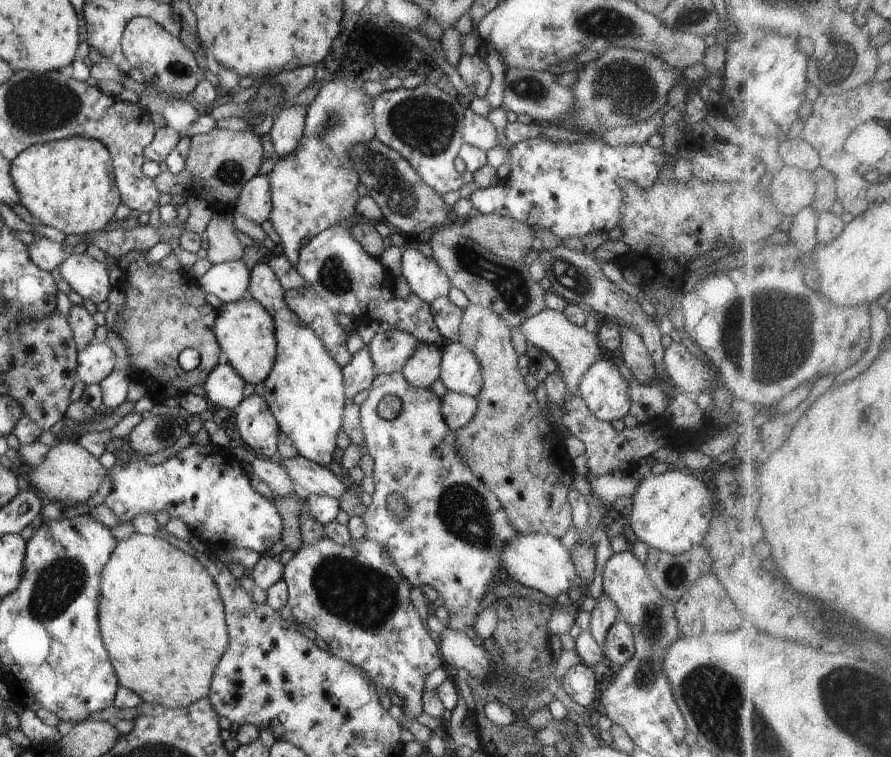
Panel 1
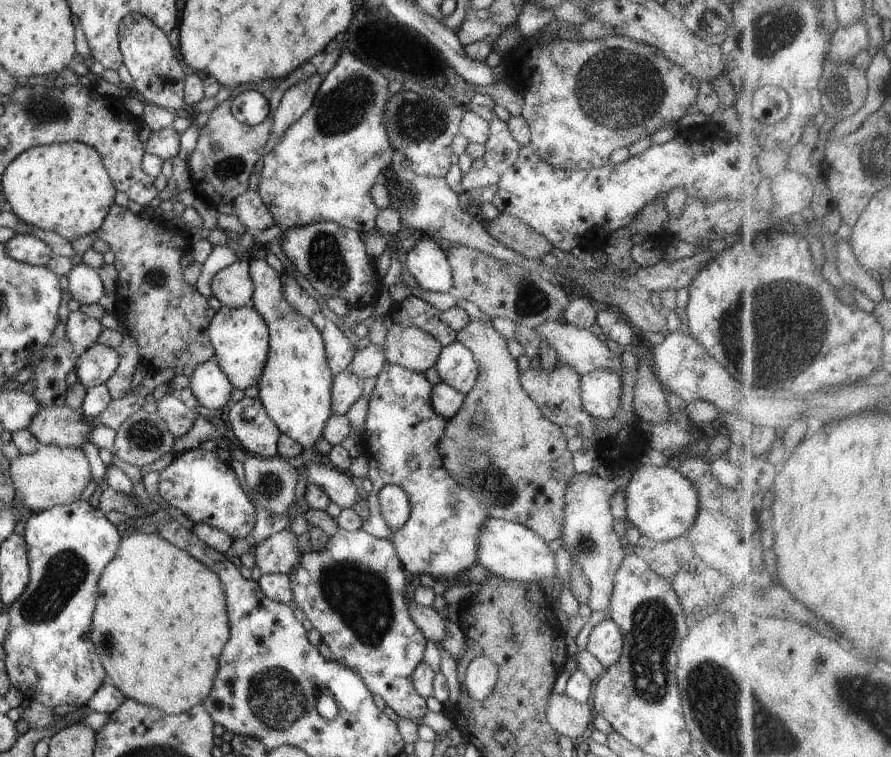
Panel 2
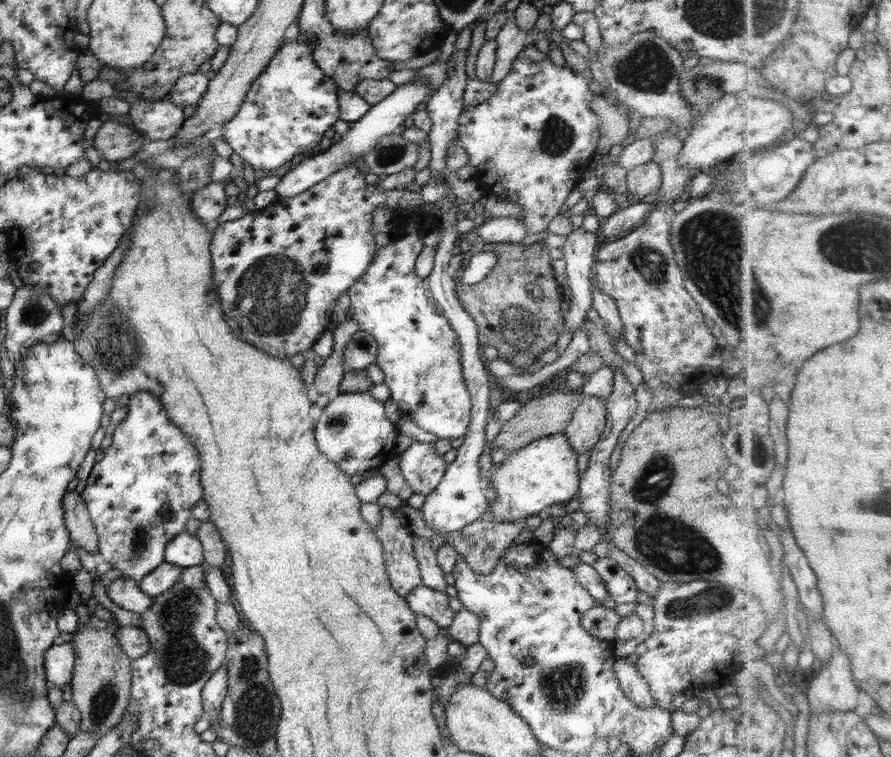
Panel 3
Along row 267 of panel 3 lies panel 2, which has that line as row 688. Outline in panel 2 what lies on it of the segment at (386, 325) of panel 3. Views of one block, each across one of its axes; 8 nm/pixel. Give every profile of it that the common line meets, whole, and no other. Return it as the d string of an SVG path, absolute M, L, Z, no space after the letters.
M360 528L356 531L346 531L338 529L338 534L334 537L329 538L327 545L321 551L312 551L302 553L300 556L300 562L298 562L298 568L293 570L290 574L291 580L291 591L297 608L301 608L302 612L305 614L305 622L309 627L314 627L321 635L321 642L324 643L331 652L331 658L334 662L340 662L342 666L354 670L366 684L366 688L370 690L373 695L378 695L384 702L386 706L392 708L394 712L399 716L400 719L408 719L419 722L420 719L429 711L426 707L425 698L420 696L413 685L412 674L416 670L416 666L422 662L424 658L424 650L426 650L426 642L428 639L418 630L418 626L414 624L414 620L410 618L410 612L408 612L408 602L409 599L404 593L404 588L406 588L406 572L405 568L402 566L401 560L396 554L396 549L394 544L390 540L384 538L376 537L375 535L368 534L366 530Z

